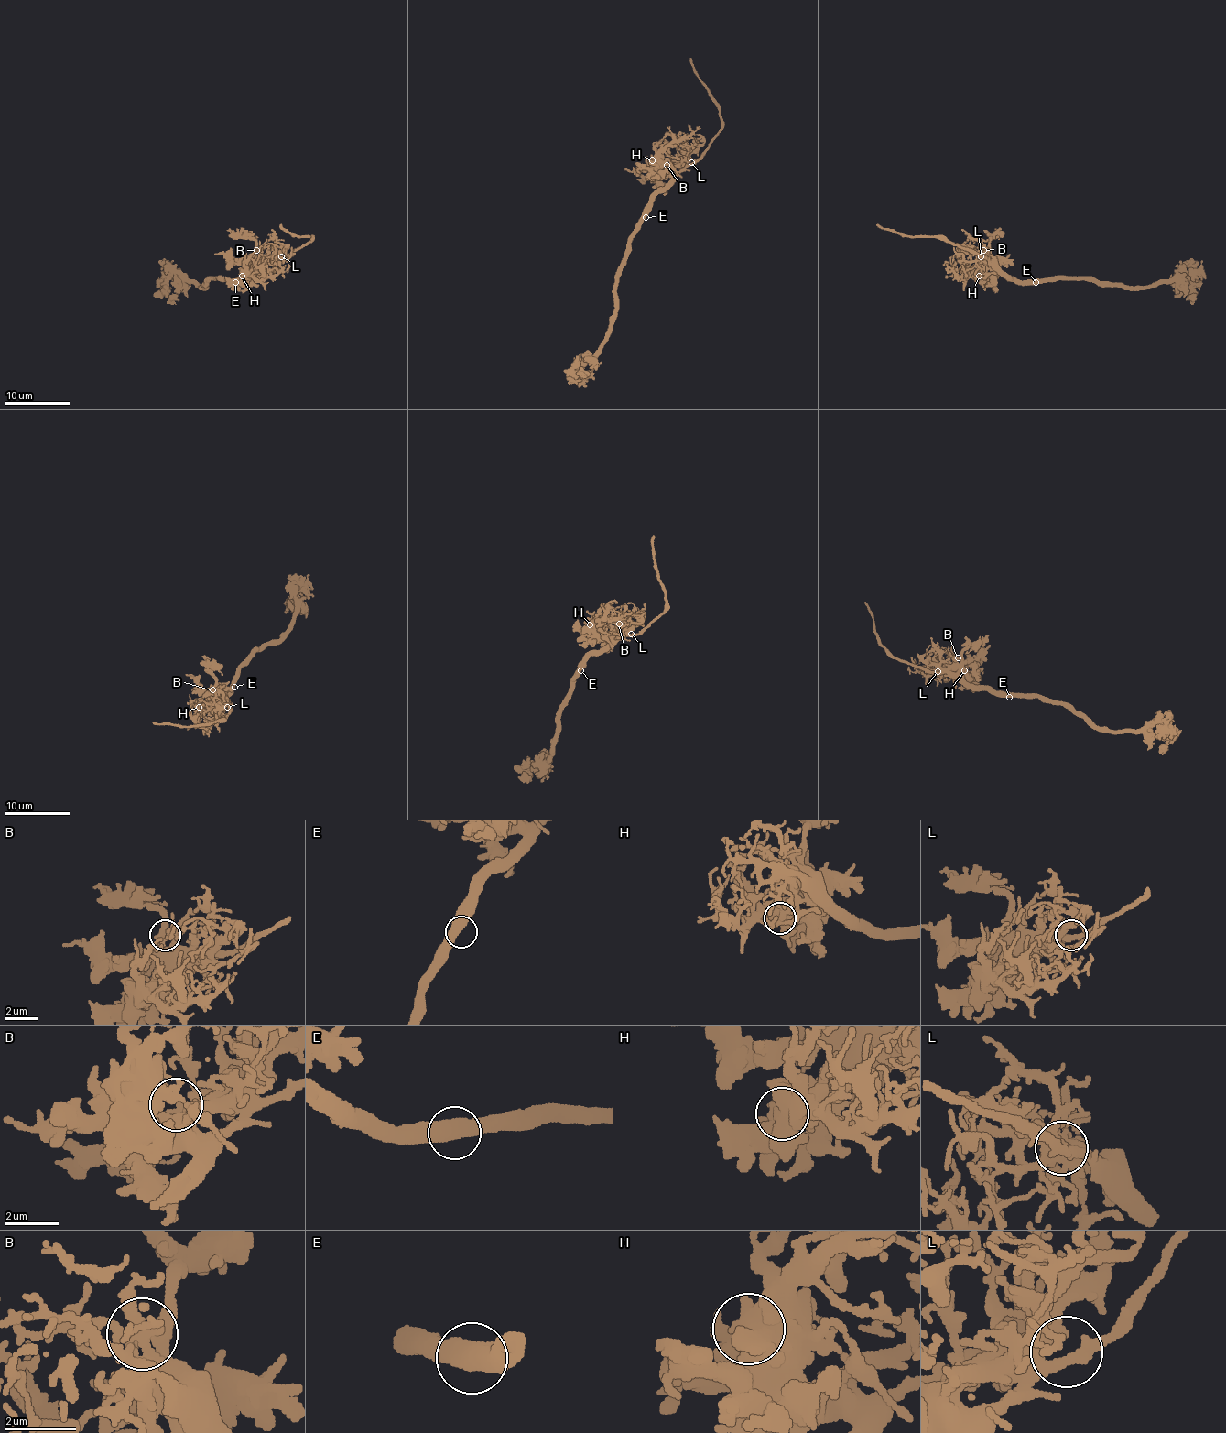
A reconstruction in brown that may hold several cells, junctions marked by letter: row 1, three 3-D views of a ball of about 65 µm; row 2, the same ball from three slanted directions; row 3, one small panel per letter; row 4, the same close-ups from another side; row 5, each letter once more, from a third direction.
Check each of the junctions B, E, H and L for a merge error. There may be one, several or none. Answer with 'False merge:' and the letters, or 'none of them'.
False merge: none of them

